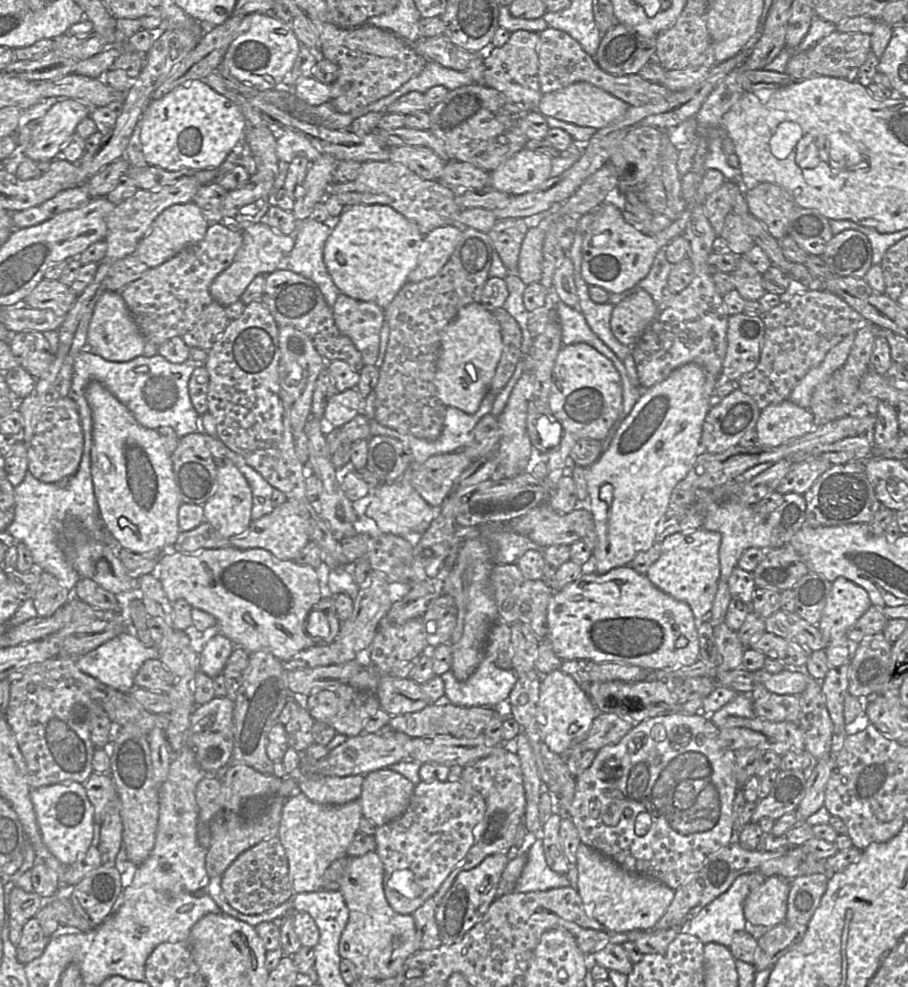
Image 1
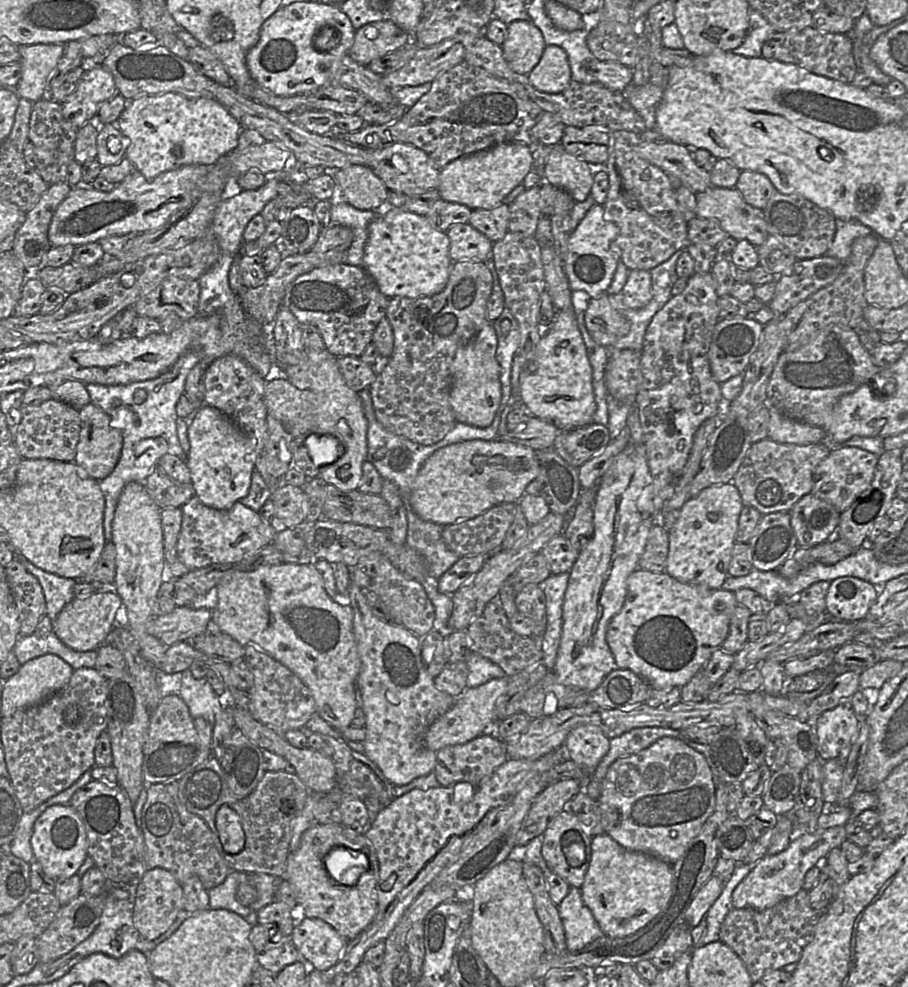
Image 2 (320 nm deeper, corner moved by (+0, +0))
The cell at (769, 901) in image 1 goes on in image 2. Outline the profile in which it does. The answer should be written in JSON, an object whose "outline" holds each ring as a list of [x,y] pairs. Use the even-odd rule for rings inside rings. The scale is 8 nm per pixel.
{"outline":[[[845,825],[828,829],[802,829],[794,835],[788,847],[775,855],[766,854],[751,872],[736,886],[732,893],[732,904],[737,909],[752,908],[763,911],[780,901],[796,895],[802,888],[809,869],[821,865],[833,848],[840,848],[846,840]]]}

